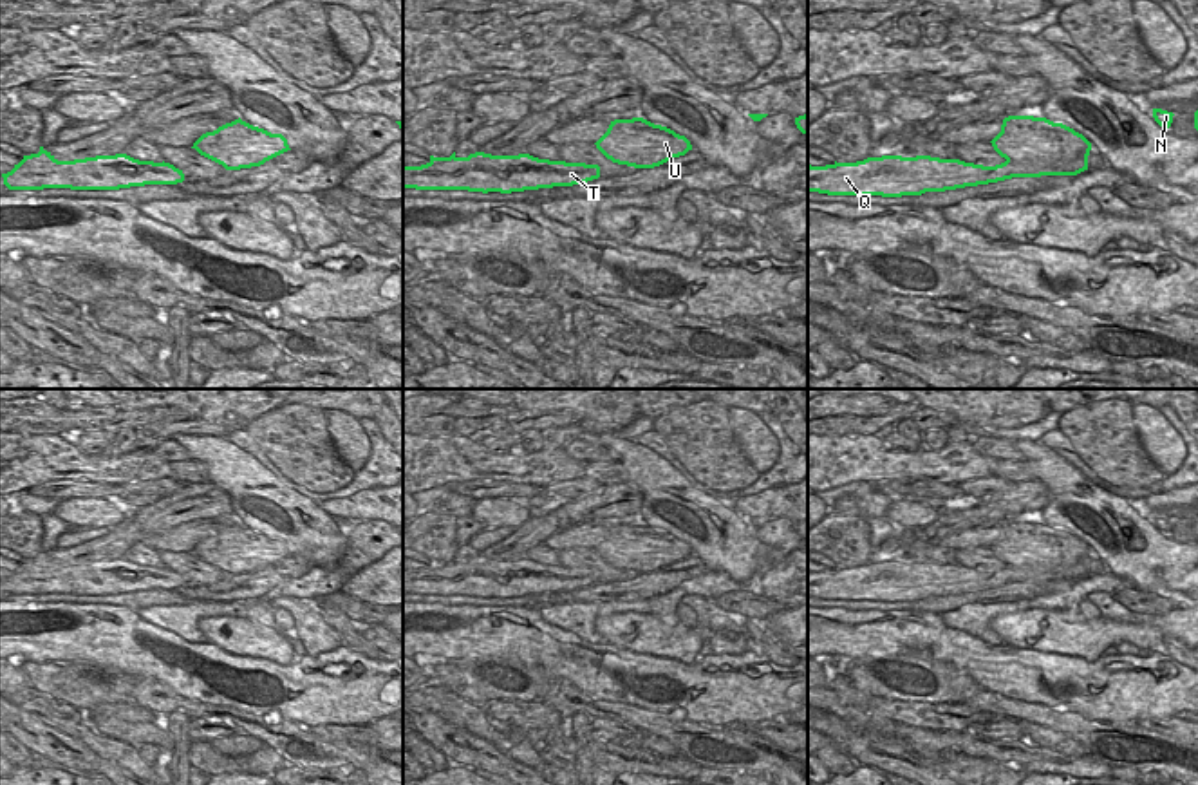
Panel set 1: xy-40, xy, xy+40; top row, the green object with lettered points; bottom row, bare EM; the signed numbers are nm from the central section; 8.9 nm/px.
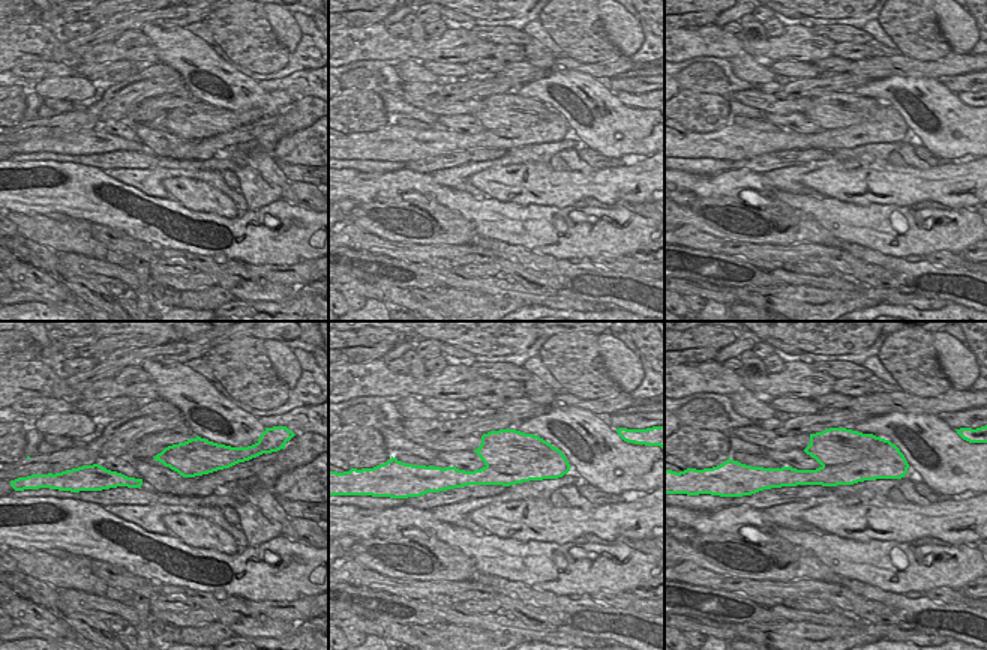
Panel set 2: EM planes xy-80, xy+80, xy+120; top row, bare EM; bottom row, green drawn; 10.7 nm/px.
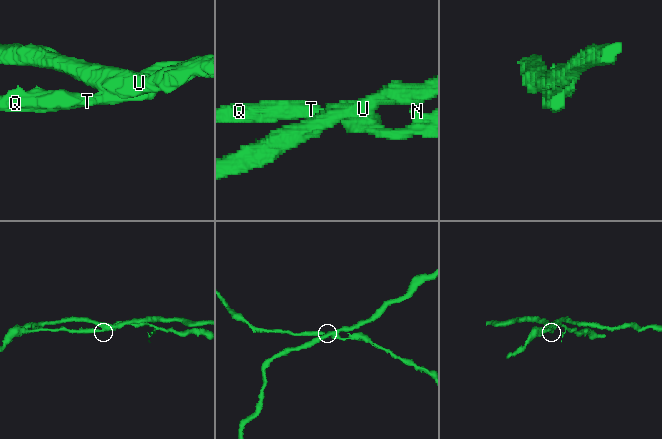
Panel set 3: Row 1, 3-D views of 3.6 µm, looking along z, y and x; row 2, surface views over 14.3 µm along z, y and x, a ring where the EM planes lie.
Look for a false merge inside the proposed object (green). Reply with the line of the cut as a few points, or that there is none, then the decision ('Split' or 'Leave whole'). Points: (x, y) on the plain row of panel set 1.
Split along xy+40 (1088, 556), (1052, 570), (1041, 570), (1032, 565), (1007, 565). Split

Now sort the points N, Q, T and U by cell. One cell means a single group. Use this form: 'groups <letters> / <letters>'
groups N Q T / U

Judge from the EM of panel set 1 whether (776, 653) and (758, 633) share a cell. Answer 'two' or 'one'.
one

